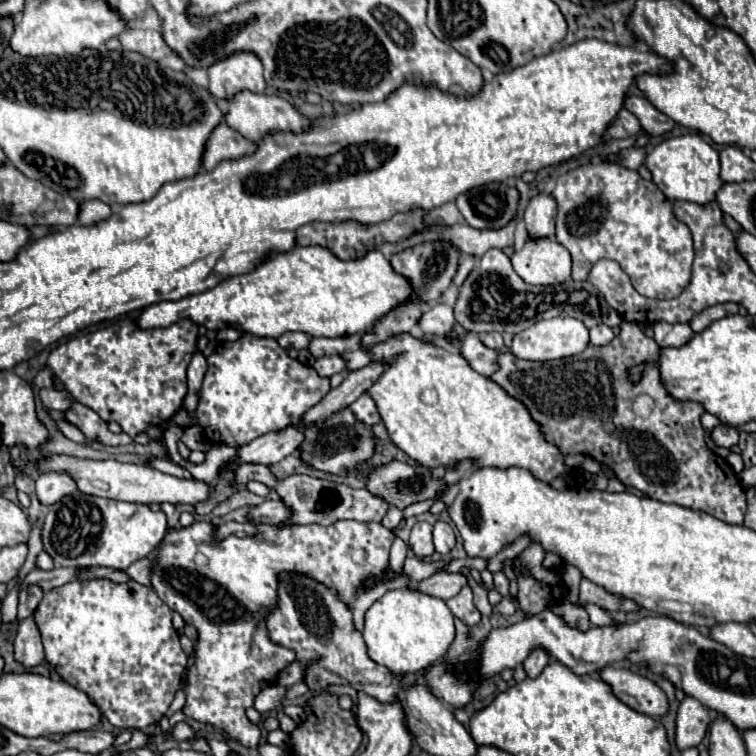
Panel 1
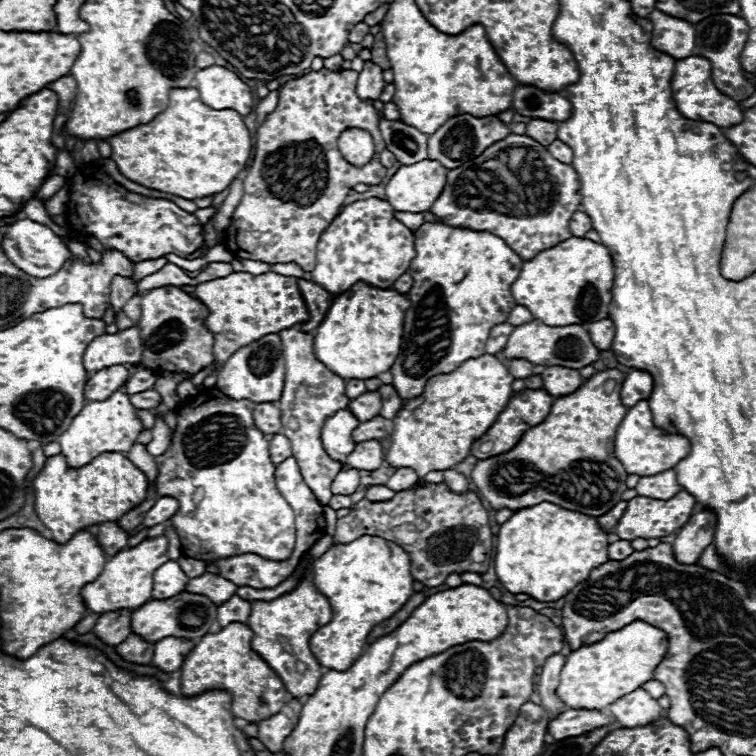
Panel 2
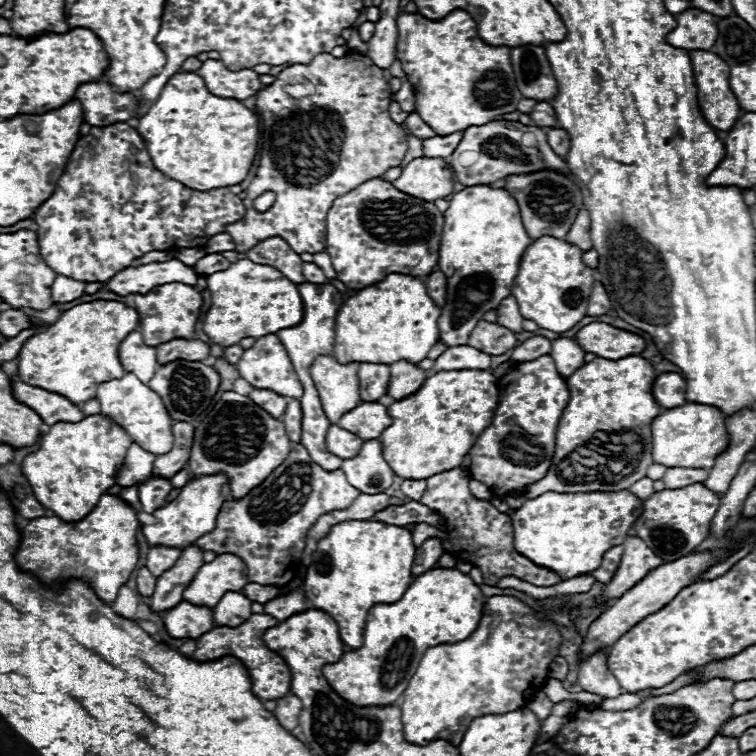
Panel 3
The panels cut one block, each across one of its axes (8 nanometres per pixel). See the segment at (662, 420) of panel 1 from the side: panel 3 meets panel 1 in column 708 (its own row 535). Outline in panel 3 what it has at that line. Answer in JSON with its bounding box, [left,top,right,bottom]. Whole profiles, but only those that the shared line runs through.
[420,468,562,586]

